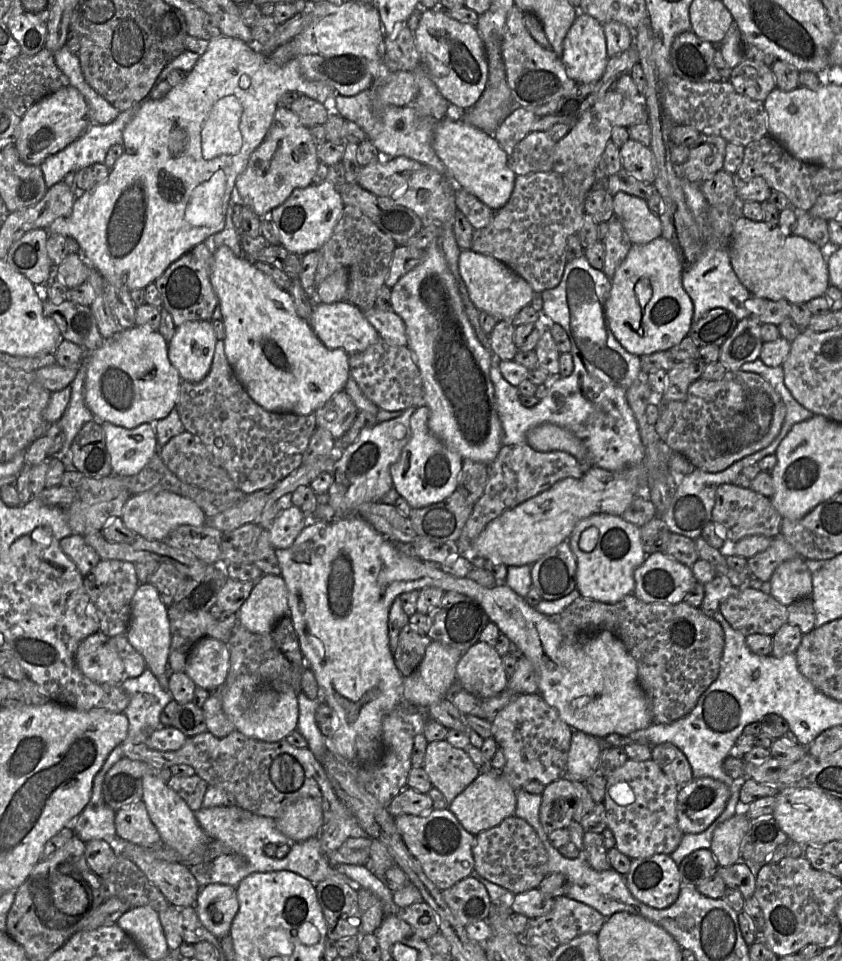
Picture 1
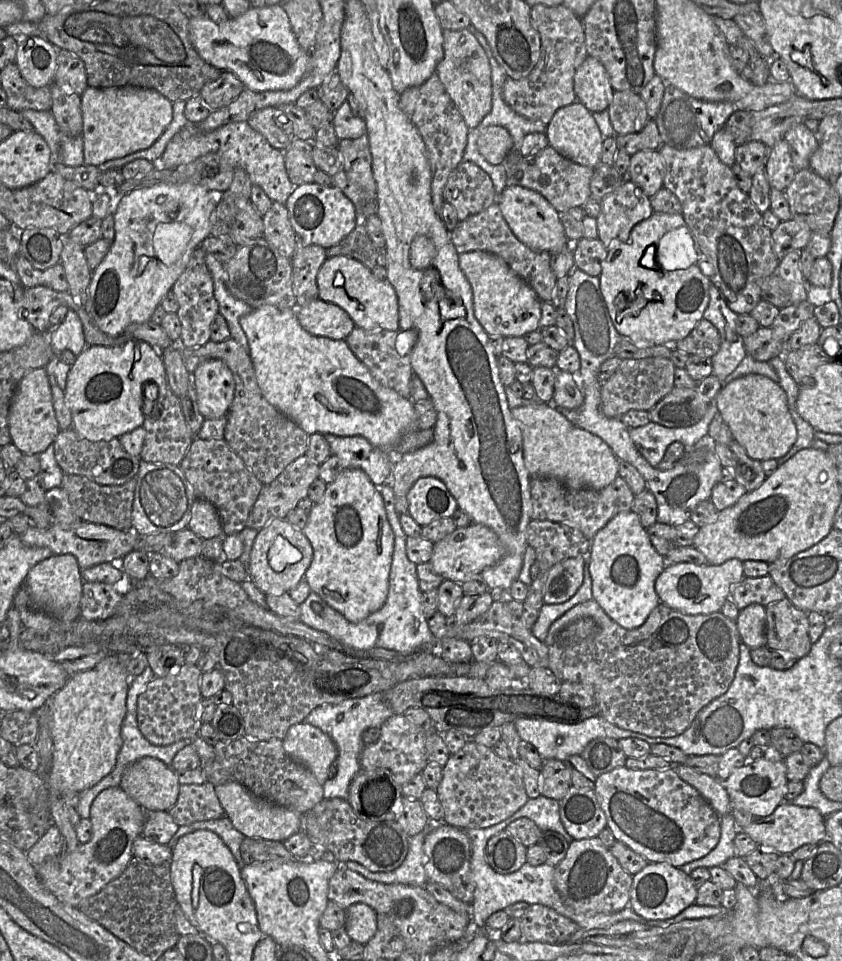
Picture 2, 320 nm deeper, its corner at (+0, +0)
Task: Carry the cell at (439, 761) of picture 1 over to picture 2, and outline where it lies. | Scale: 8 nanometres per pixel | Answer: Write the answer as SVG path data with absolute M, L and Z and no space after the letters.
M472 739L456 753L450 755L442 768L442 780L436 793L443 807L443 822L460 829L484 829L511 817L529 800L517 763L496 755L492 748L475 743Z

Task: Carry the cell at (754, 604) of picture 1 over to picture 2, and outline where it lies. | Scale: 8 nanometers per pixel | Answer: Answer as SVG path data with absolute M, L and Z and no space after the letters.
M788 598L767 606L766 643L771 651L784 652L797 660L806 656L812 646L809 637L808 613L794 606Z

